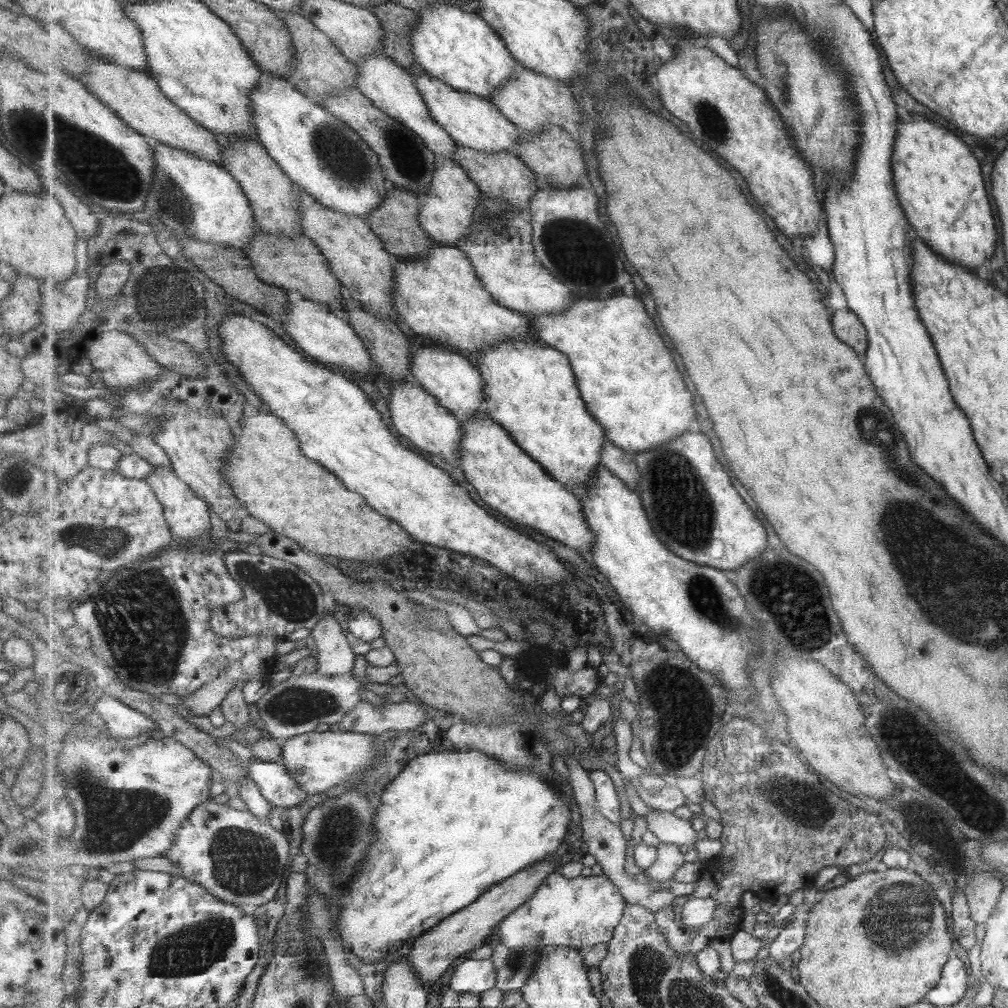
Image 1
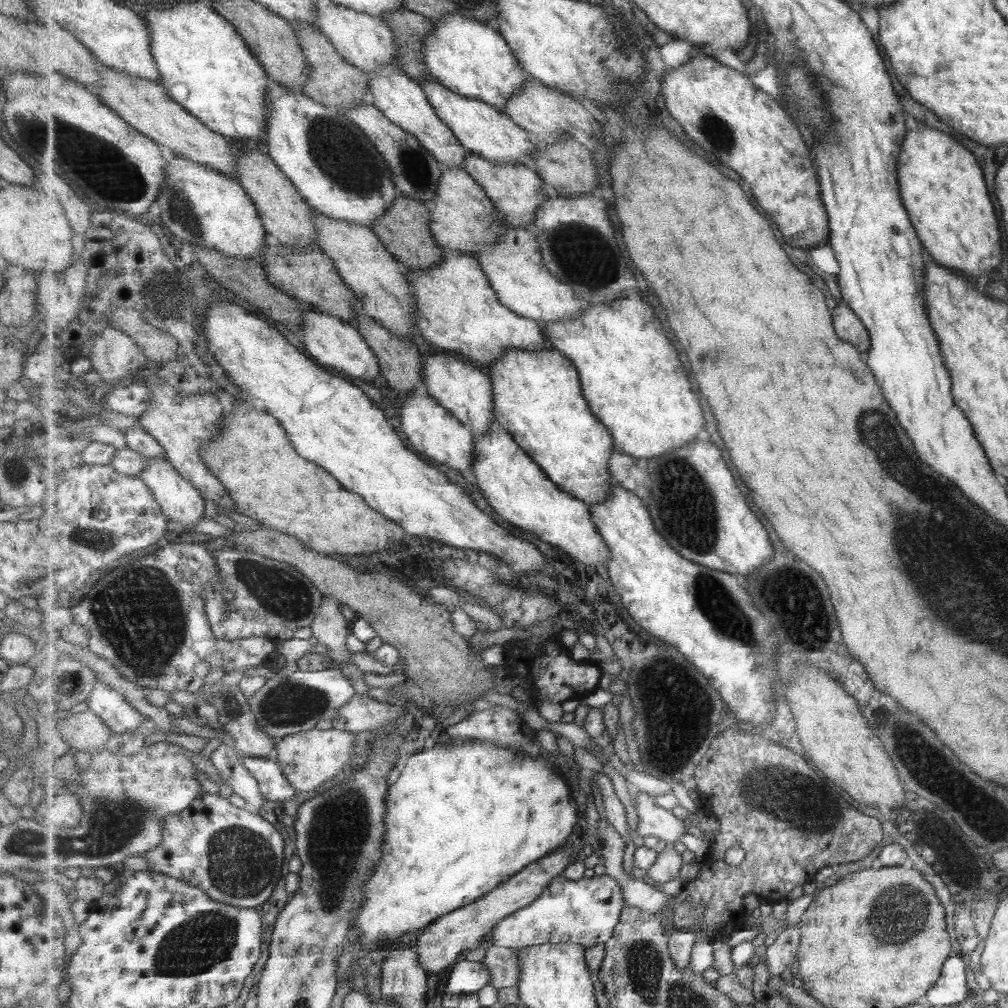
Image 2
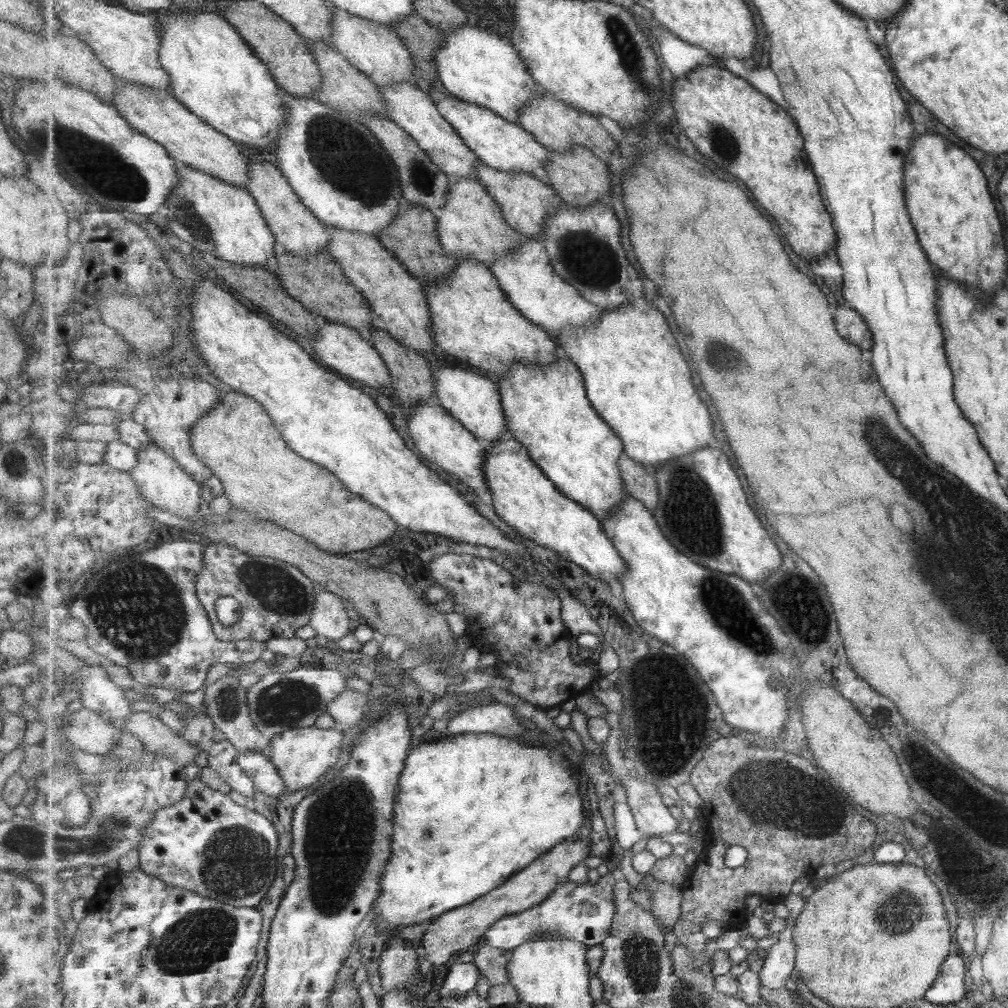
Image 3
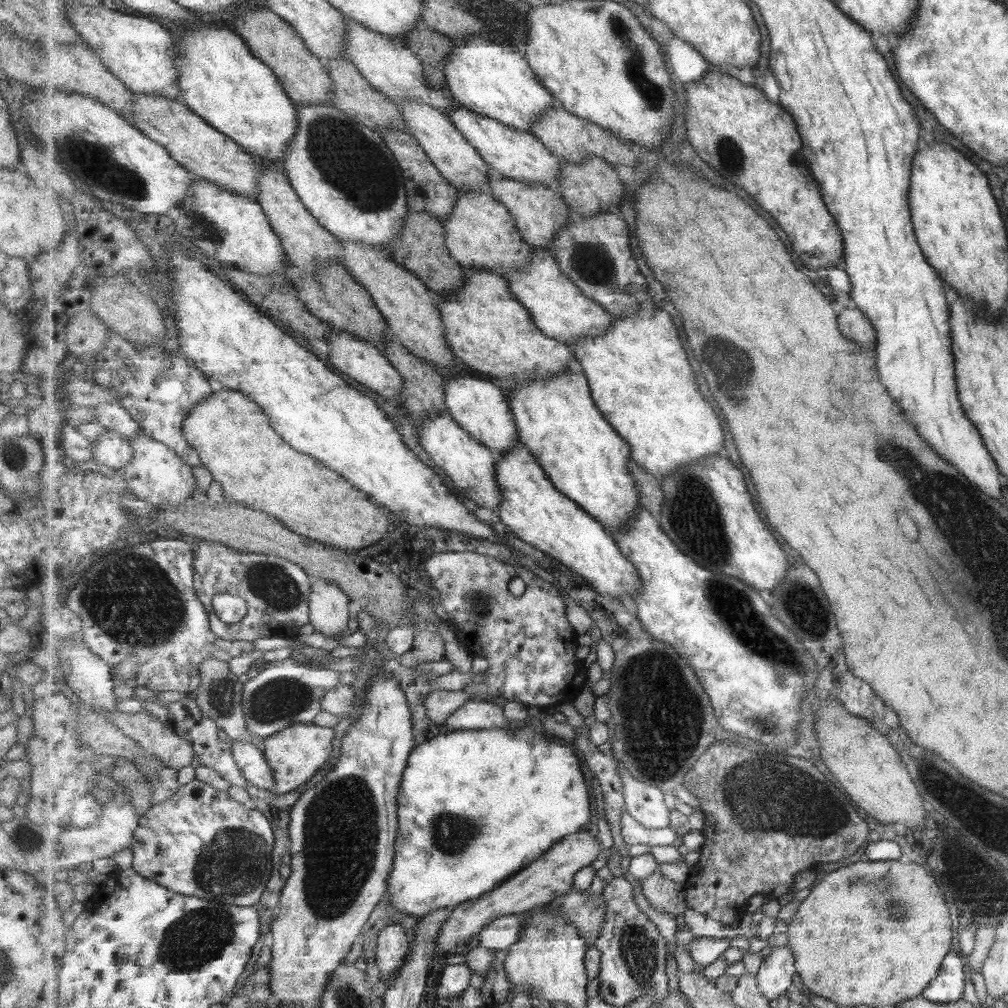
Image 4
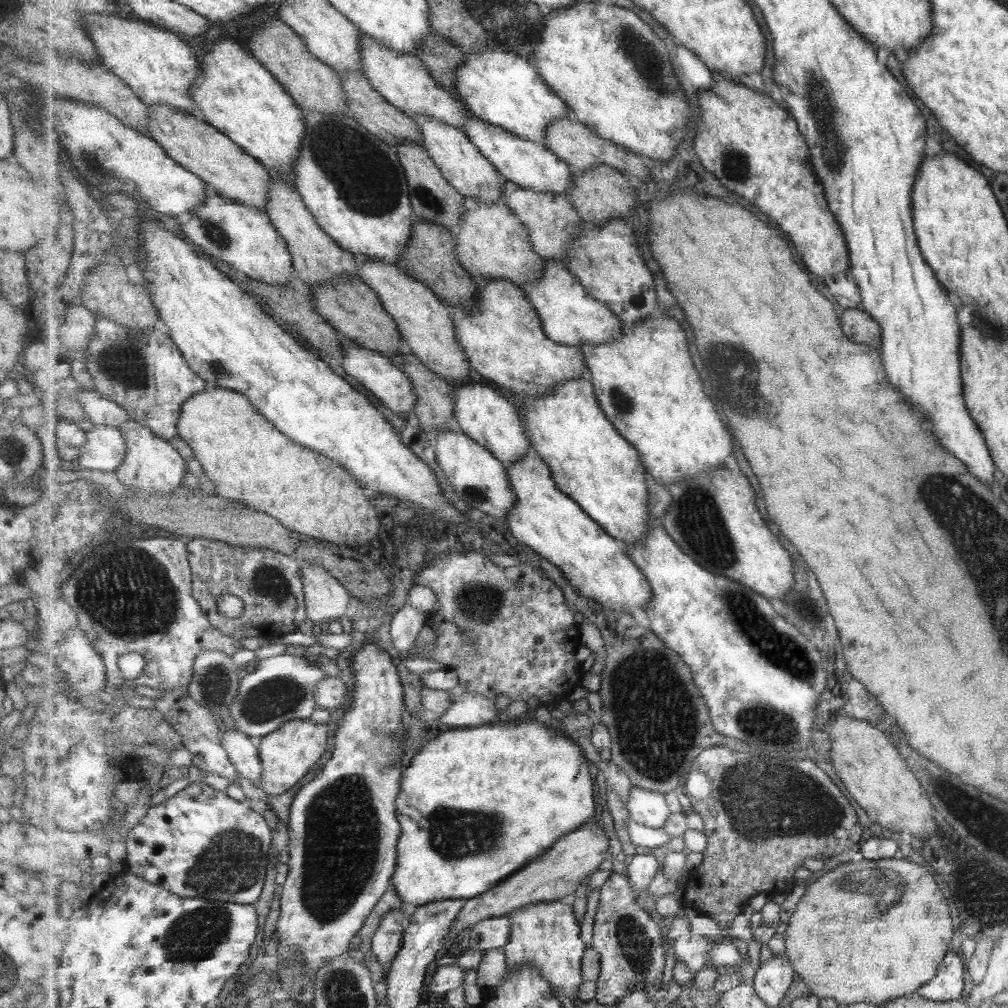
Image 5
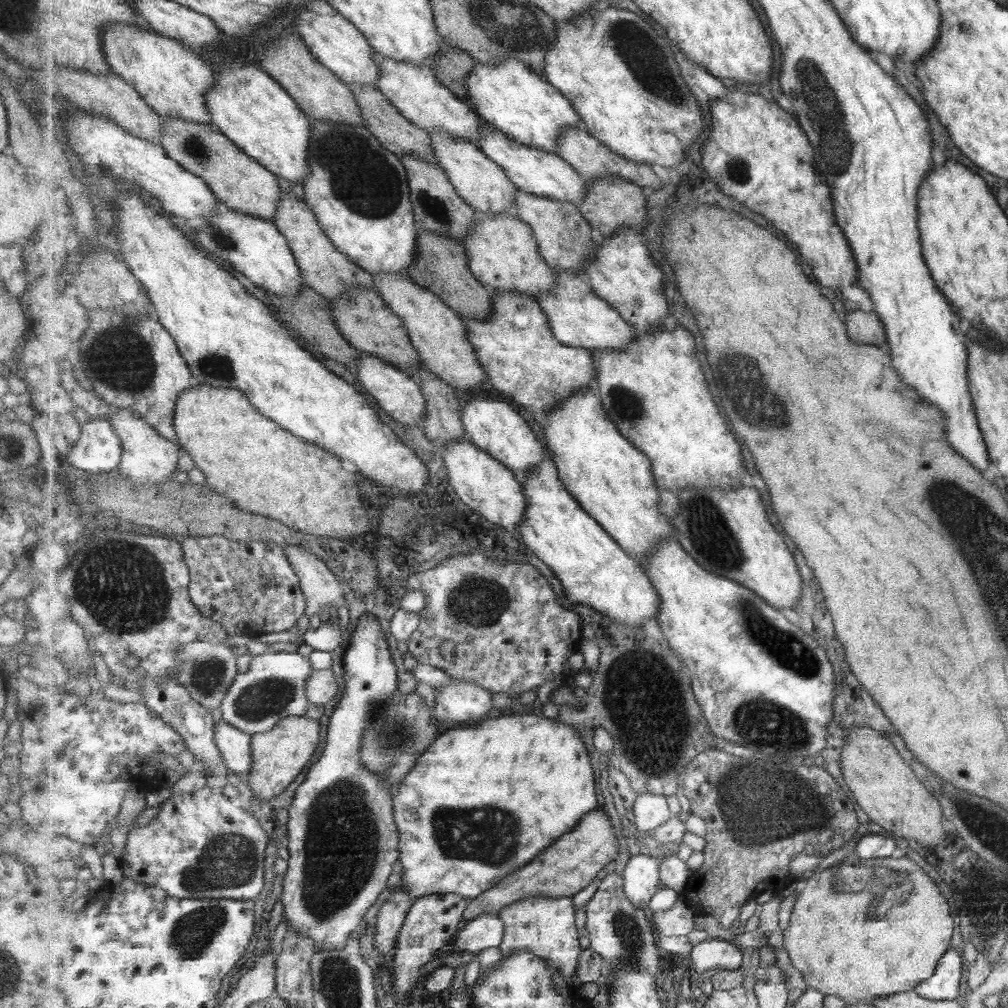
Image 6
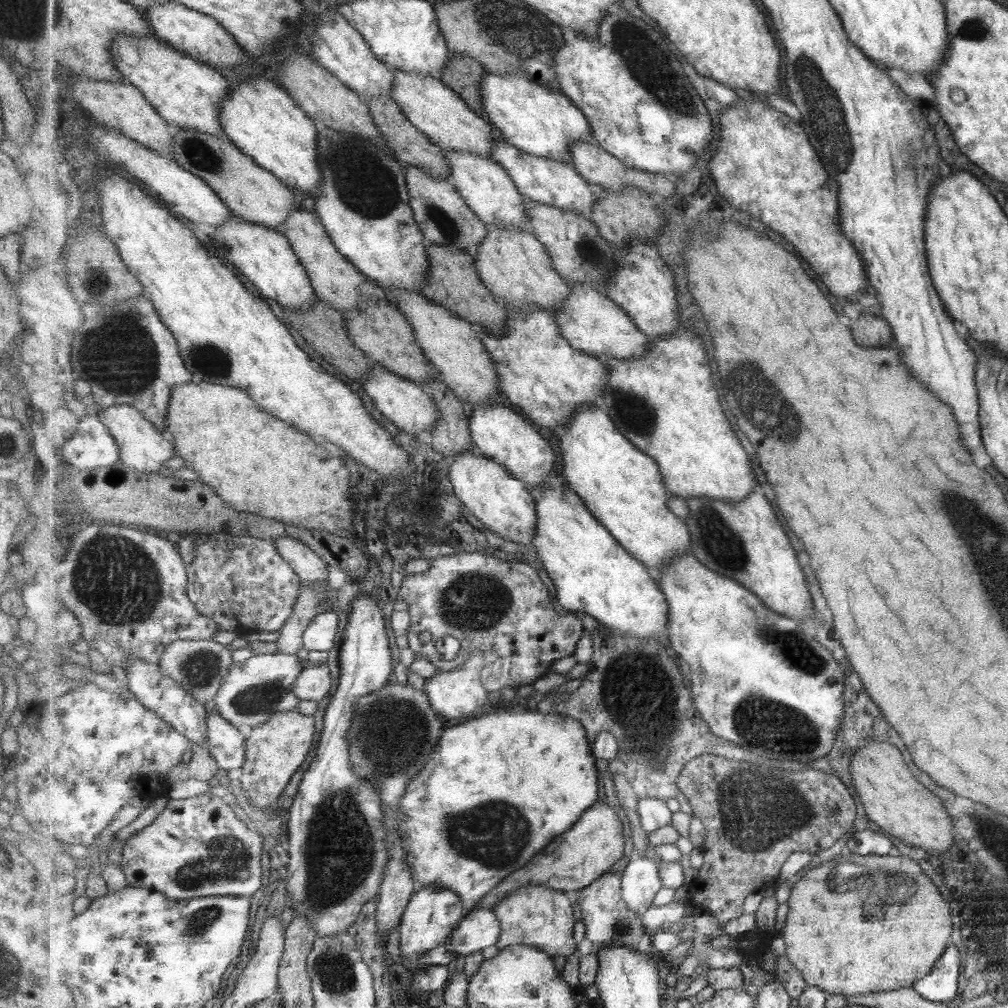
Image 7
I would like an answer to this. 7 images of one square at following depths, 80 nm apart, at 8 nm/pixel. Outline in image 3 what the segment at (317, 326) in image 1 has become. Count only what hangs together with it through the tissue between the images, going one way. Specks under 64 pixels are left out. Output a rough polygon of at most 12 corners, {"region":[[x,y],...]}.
{"region":[[321,319],[314,351],[378,392],[393,387],[367,335]]}

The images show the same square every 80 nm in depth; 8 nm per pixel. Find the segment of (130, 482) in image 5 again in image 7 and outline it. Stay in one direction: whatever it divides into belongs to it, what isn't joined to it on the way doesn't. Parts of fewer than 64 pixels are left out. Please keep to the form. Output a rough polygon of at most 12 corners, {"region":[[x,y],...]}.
{"region":[[120,404],[98,413],[120,461],[157,473],[176,455],[171,437]]}

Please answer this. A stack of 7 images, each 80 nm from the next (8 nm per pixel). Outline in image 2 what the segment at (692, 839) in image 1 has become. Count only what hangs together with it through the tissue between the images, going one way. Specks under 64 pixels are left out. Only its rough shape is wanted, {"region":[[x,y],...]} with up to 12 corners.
{"region":[[636,791],[637,834],[681,842],[685,822],[656,803]]}

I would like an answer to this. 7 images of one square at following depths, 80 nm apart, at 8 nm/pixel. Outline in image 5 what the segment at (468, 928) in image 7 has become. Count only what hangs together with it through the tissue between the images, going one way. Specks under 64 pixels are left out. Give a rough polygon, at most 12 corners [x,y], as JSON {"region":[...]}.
{"region":[[508,916],[488,918],[472,928],[469,948],[503,949],[509,942]]}

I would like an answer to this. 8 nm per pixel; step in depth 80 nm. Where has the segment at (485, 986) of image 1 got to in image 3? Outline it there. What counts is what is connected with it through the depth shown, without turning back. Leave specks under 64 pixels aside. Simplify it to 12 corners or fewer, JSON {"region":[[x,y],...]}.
{"region":[[474,962],[451,963],[442,999],[461,999],[474,990],[481,971]]}

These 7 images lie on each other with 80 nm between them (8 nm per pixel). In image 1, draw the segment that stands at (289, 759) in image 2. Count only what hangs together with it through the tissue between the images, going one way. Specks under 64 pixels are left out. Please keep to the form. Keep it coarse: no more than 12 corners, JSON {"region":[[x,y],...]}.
{"region":[[311,731],[282,740],[283,763],[309,794],[365,772],[373,737]]}

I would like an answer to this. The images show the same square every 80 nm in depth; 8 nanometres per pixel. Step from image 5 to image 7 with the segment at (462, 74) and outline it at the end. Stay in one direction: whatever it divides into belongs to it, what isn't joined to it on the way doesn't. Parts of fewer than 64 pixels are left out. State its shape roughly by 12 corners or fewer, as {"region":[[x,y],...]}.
{"region":[[486,72],[498,134],[526,154],[571,163],[589,119],[559,88]]}

